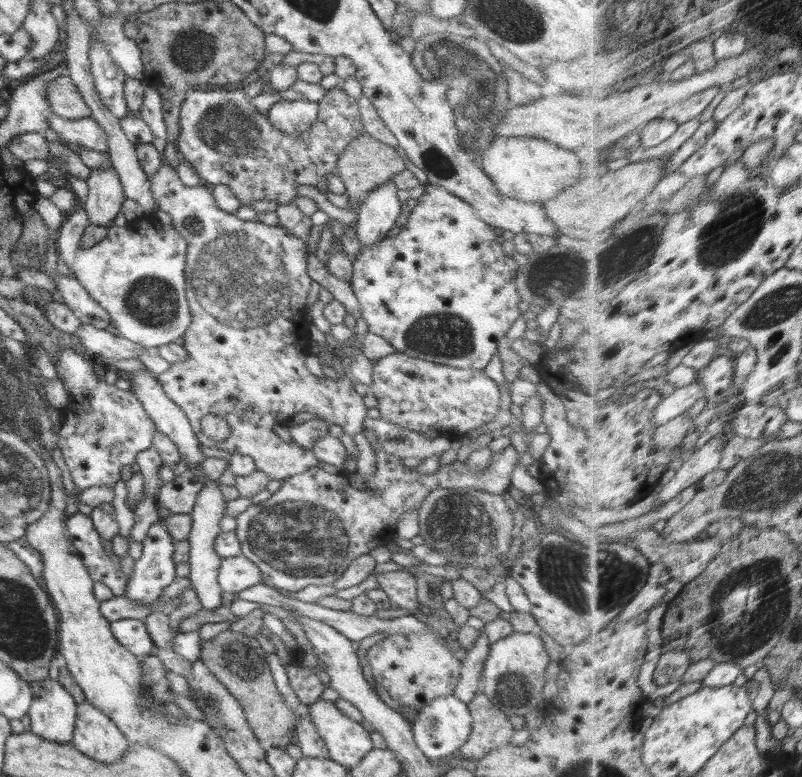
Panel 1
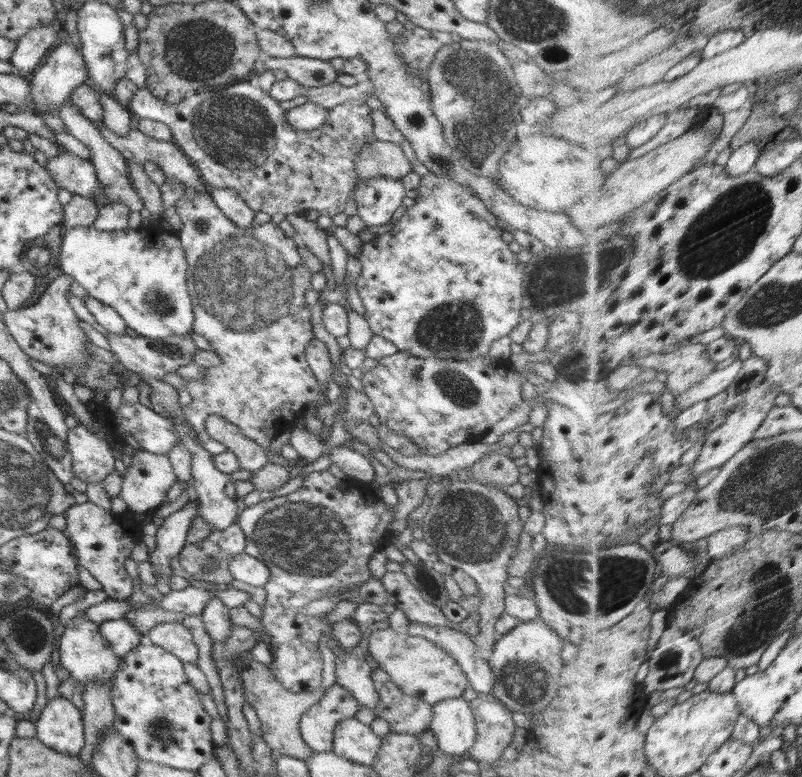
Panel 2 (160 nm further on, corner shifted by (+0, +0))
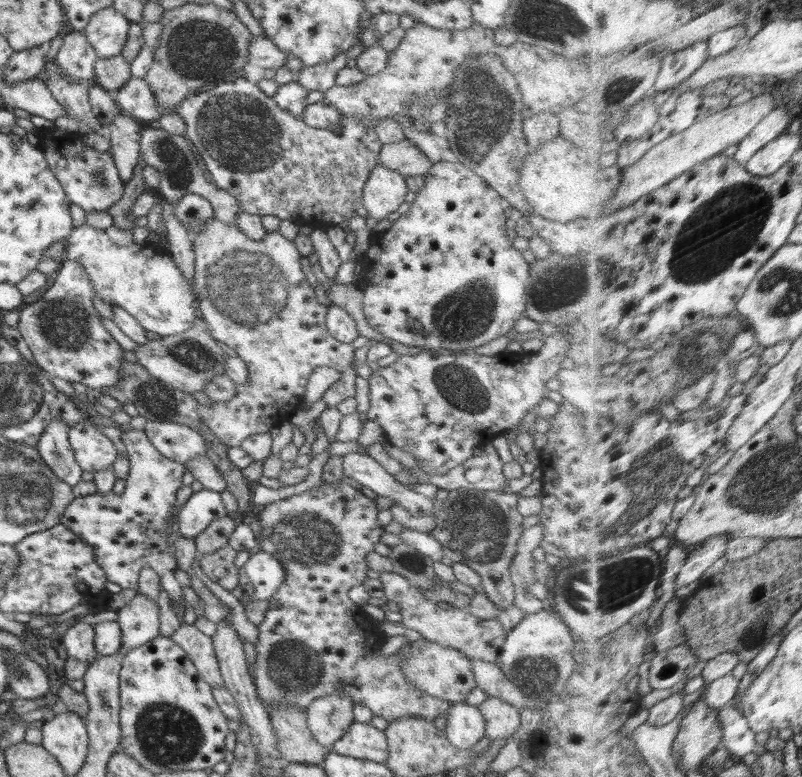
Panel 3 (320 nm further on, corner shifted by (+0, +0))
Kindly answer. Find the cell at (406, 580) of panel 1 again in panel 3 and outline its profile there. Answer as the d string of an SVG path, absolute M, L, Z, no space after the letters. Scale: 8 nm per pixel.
M380 572L386 598L396 602L401 607L402 626L419 632L426 640L452 647L459 650L464 656L497 663L504 644L507 632L498 619L483 619L474 616L466 609L441 608L437 603L428 600L421 590L410 582L392 572Z

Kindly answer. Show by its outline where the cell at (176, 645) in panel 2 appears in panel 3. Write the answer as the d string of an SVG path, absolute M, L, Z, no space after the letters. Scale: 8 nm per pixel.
M182 623L180 628L168 637L179 644L190 657L204 682L210 686L225 686L211 636L202 633L194 625Z

